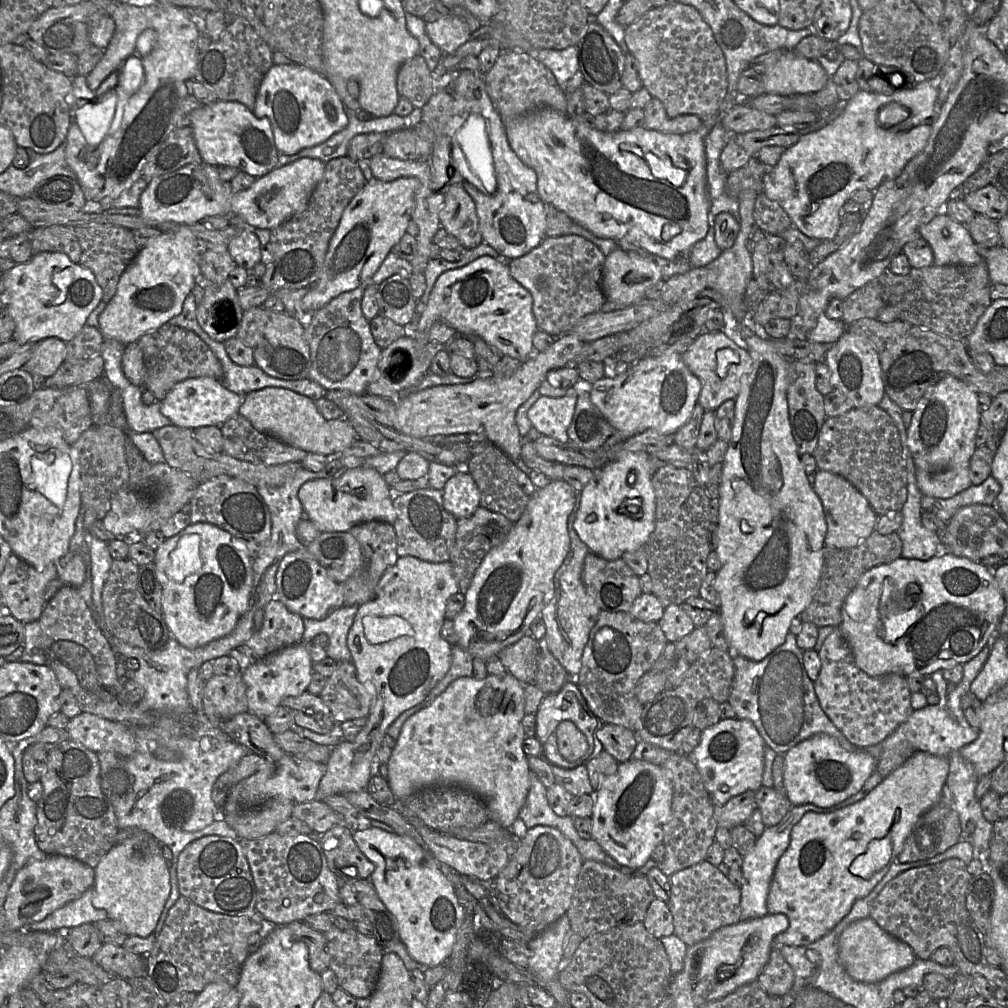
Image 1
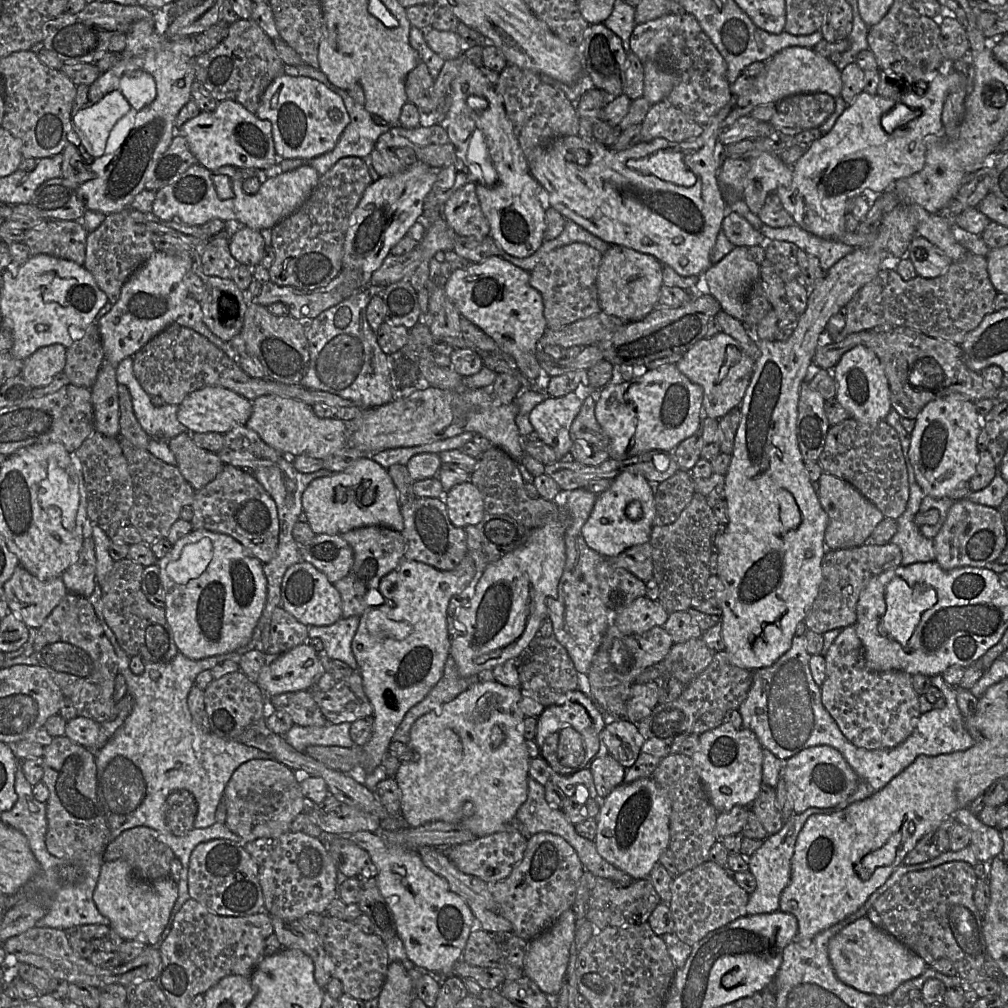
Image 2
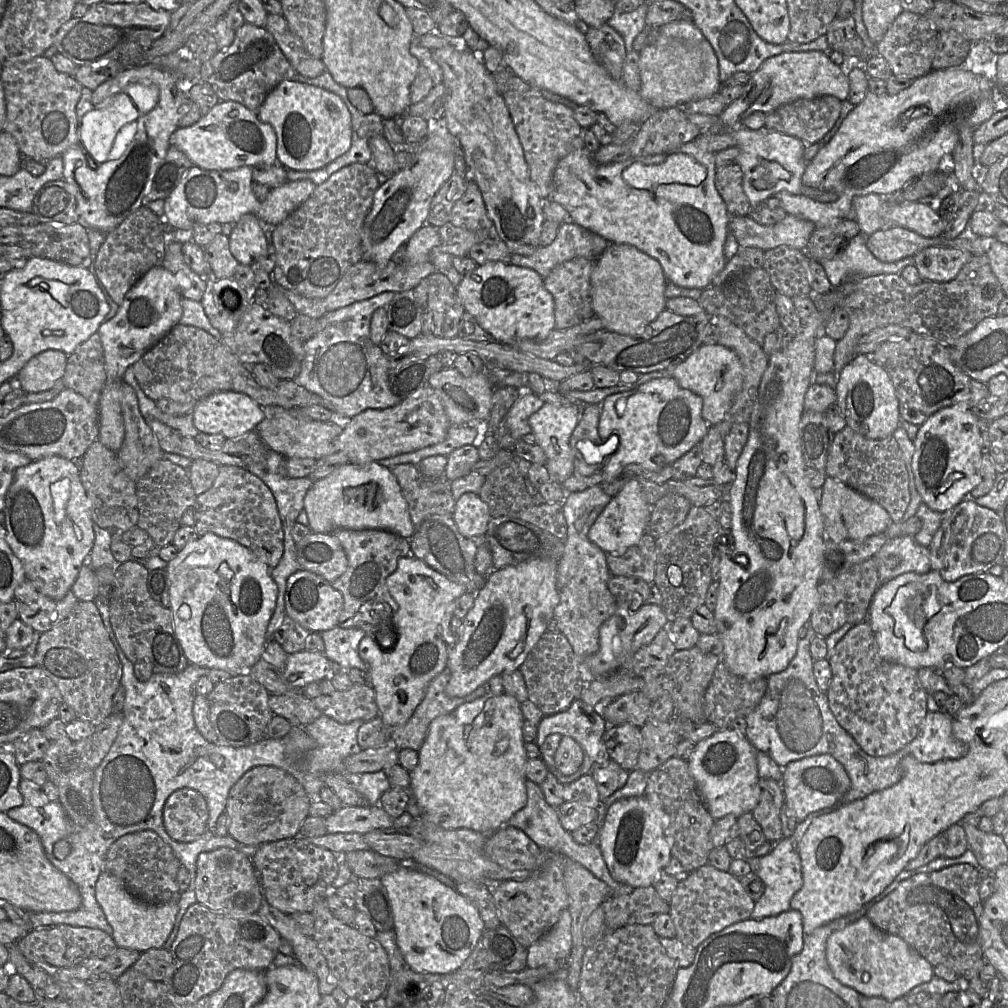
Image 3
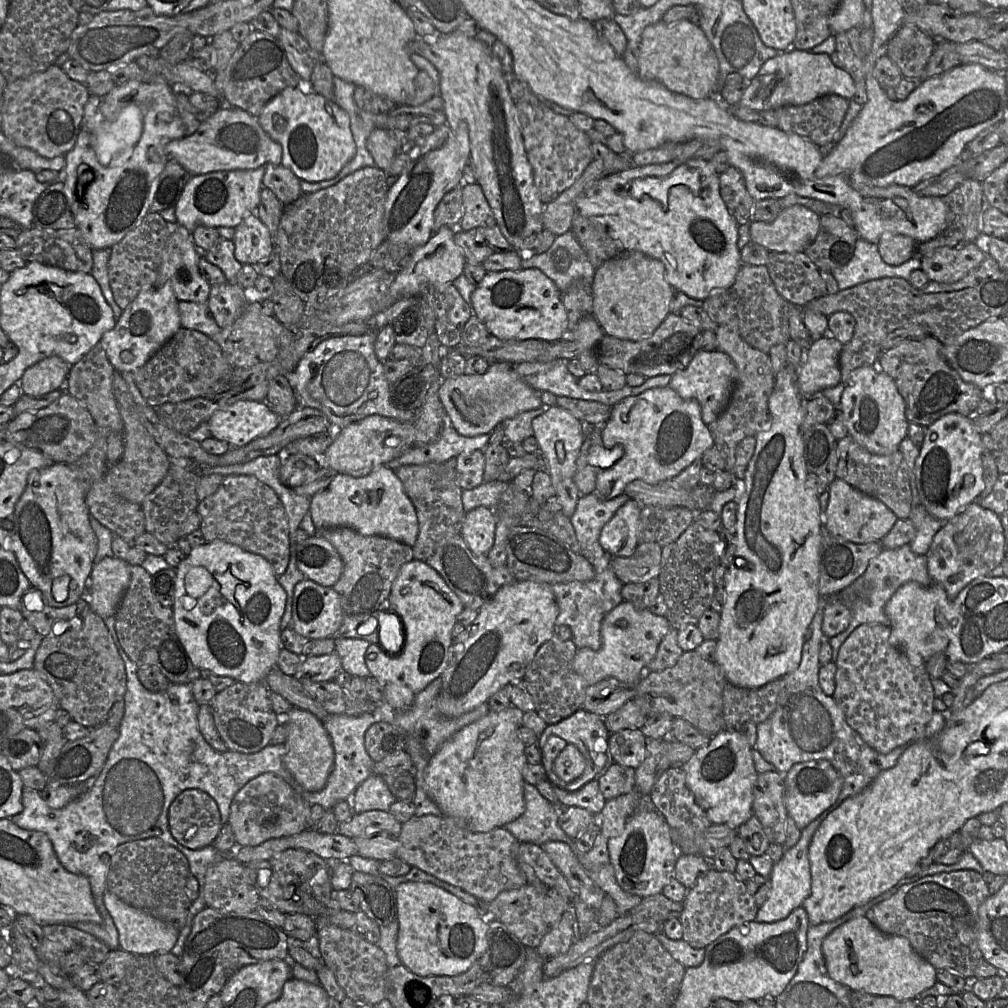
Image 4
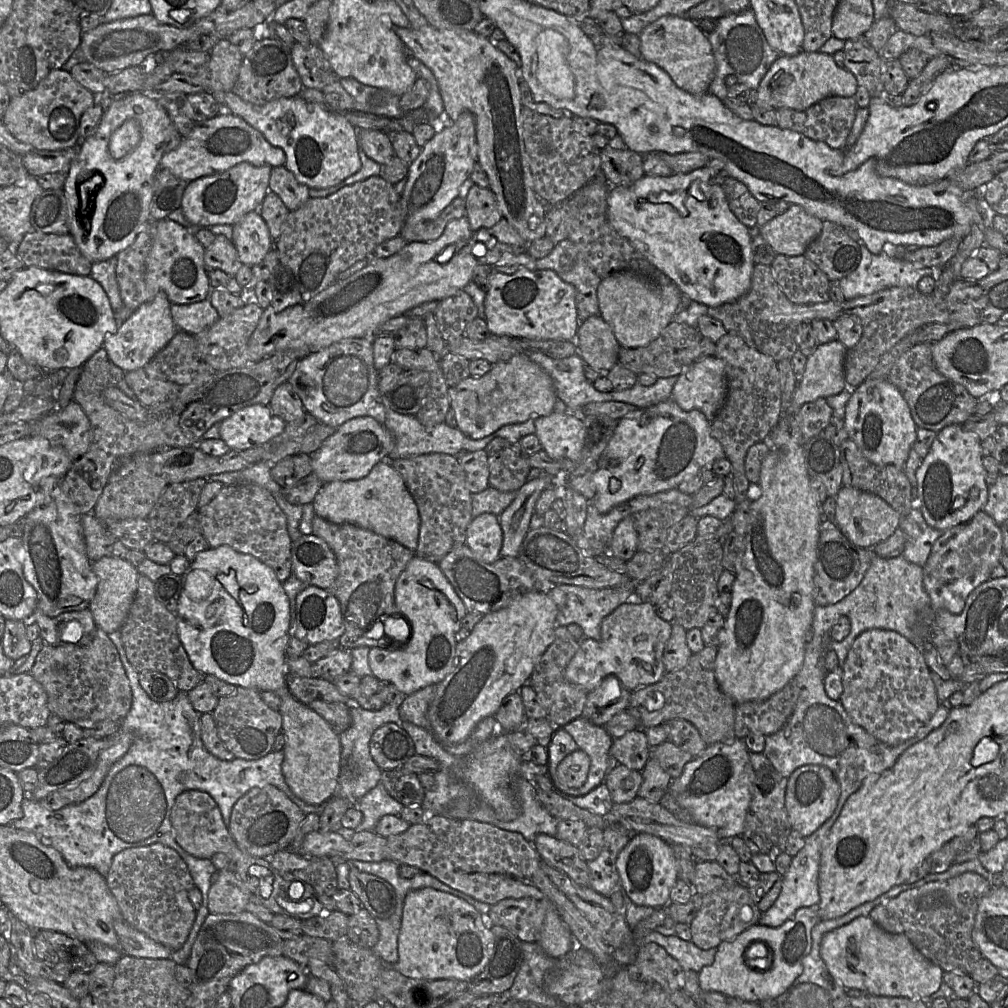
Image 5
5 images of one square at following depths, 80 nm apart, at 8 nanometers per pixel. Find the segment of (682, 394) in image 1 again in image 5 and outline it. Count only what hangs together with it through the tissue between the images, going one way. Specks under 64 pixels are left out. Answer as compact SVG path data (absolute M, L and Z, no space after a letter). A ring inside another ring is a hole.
M669 398L658 404L638 408L618 420L613 436L593 474L595 496L591 503L605 514L637 496L650 496L675 489L684 480L700 474L704 468L710 468L717 459L726 458L721 443L713 436L710 422L699 410L685 411Z

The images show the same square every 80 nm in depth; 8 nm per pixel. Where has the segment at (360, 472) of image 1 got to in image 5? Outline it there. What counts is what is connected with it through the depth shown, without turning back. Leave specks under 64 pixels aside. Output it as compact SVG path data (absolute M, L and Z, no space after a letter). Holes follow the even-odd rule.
M388 456L362 479L325 484L312 505L316 516L333 524L353 524L394 540L413 552L417 549L420 530L418 508L402 477L388 462Z

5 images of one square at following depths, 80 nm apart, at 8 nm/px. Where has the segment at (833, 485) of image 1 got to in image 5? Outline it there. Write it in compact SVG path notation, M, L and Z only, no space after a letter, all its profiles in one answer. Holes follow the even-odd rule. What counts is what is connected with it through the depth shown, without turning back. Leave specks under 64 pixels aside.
M843 485L835 498L833 521L853 544L862 548L874 548L888 539L901 522L901 515L879 496Z

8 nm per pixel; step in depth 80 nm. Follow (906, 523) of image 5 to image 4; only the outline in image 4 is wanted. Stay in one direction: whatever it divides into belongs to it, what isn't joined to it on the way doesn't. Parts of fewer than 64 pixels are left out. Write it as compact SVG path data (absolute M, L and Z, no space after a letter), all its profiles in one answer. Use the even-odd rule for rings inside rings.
M921 503L911 508L908 518L915 527L915 536L909 543L910 548L915 554L926 555L943 521L932 516Z

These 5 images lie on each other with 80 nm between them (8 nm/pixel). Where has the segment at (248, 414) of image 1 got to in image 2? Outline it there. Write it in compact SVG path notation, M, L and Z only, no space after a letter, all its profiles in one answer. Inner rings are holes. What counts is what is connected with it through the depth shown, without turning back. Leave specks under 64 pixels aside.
M265 395L251 401L253 410L246 425L264 442L288 457L306 455L324 460L348 445L348 425L338 418L320 418L313 407L296 399Z

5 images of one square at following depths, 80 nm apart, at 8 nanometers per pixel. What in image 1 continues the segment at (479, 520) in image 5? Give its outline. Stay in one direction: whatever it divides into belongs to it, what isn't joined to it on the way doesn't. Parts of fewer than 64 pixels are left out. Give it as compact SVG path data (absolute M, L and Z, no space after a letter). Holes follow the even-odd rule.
M461 468L441 491L444 508L456 519L468 518L480 506L480 493L472 476Z

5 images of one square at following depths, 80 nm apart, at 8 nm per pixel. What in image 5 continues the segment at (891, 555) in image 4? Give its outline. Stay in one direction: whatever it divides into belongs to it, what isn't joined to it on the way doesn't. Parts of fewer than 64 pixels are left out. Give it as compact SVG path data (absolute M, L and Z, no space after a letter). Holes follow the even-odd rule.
M873 548L871 564L860 584L842 600L827 606L816 606L812 622L812 632L826 639L826 646L830 630L841 616L847 616L851 622L850 633L841 641L831 640L829 649L833 649L838 658L840 667L846 660L849 649L854 640L862 632L880 628L896 631L907 638L915 647L923 644L924 626L919 622L923 620L928 633L930 632L929 613L932 612L931 601L923 584L923 567L908 561L903 555L885 559L879 557Z

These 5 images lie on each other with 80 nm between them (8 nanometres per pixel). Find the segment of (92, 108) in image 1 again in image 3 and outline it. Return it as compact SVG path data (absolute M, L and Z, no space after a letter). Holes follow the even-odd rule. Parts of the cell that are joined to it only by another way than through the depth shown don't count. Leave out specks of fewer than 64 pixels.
M119 93L109 98L109 103L103 108L94 108L87 112L79 122L78 139L81 142L84 150L90 159L96 164L101 164L106 161L119 159L125 152L128 141L123 151L115 153L114 157L109 157L116 142L116 135L118 131L126 124L136 122L141 113L126 93Z

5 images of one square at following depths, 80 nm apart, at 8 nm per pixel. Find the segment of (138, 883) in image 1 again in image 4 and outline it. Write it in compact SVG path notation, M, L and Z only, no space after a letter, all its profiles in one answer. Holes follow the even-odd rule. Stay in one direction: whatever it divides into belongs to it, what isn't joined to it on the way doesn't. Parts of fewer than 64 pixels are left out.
M106 890L103 896L106 909L117 928L119 948L137 955L157 955L171 952L179 936L175 923L160 920L121 900L116 894Z

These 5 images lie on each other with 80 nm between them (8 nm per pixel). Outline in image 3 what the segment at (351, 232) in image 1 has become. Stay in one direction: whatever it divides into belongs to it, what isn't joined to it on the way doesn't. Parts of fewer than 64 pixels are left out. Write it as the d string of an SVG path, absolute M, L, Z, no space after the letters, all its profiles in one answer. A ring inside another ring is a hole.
M445 118L427 122L428 135L413 149L411 163L378 187L363 224L363 260L372 261L379 267L385 267L395 251L424 226L433 197L454 173L457 146L460 146L458 139L449 132Z

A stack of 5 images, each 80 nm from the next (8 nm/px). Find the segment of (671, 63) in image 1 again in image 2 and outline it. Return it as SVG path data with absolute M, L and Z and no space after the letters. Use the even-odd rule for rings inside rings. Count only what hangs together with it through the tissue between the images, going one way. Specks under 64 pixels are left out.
M669 13L637 24L629 44L630 51L642 63L653 62L676 78L676 84L665 100L698 123L707 125L730 101L732 95L726 78L727 63L691 14Z

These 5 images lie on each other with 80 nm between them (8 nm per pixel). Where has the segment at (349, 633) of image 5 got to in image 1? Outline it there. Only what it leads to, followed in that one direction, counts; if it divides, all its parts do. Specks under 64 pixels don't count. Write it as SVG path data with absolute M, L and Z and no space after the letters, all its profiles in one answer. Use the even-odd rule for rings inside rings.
M383 521L361 523L353 527L349 532L361 547L363 564L353 576L339 584L344 597L344 605L360 606L375 597L376 587L382 575L397 562L399 558L397 554L397 537L393 526Z

